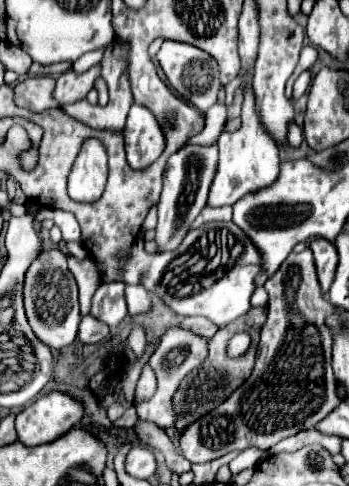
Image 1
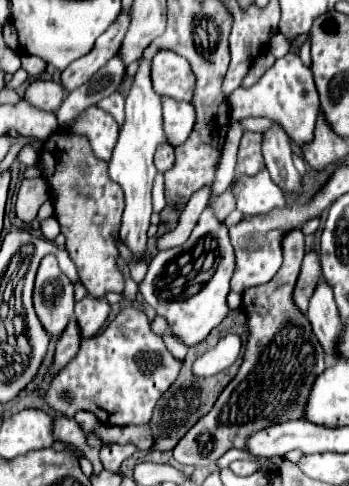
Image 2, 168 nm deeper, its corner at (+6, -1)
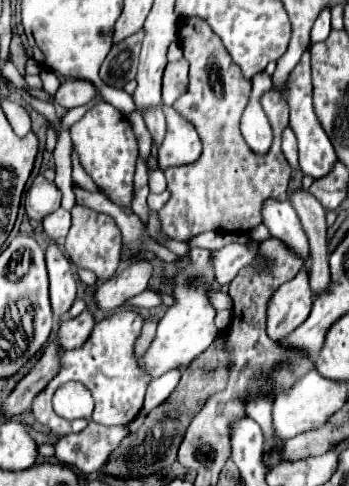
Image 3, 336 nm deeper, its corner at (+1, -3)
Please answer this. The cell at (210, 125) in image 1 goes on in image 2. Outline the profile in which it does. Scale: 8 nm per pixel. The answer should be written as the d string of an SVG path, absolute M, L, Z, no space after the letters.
M142 59L138 75L126 97L126 119L120 125L118 133L120 133L118 143L110 159L110 179L118 183L126 193L126 209L122 215L120 235L124 237L124 245L132 249L134 257L140 257L146 251L146 239L148 239L146 233L148 233L150 215L152 215L150 193L152 193L152 183L156 177L156 167L152 159L154 159L156 149L162 143L168 143L168 137L164 133L160 95L152 89L152 83L150 83L150 61L148 59Z

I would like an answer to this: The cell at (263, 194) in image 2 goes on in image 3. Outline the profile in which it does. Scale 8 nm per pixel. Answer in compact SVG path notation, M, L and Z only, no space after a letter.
M265 201L263 223L275 239L281 239L285 245L289 245L289 251L293 251L293 255L297 255L303 261L309 259L307 235L289 201Z

